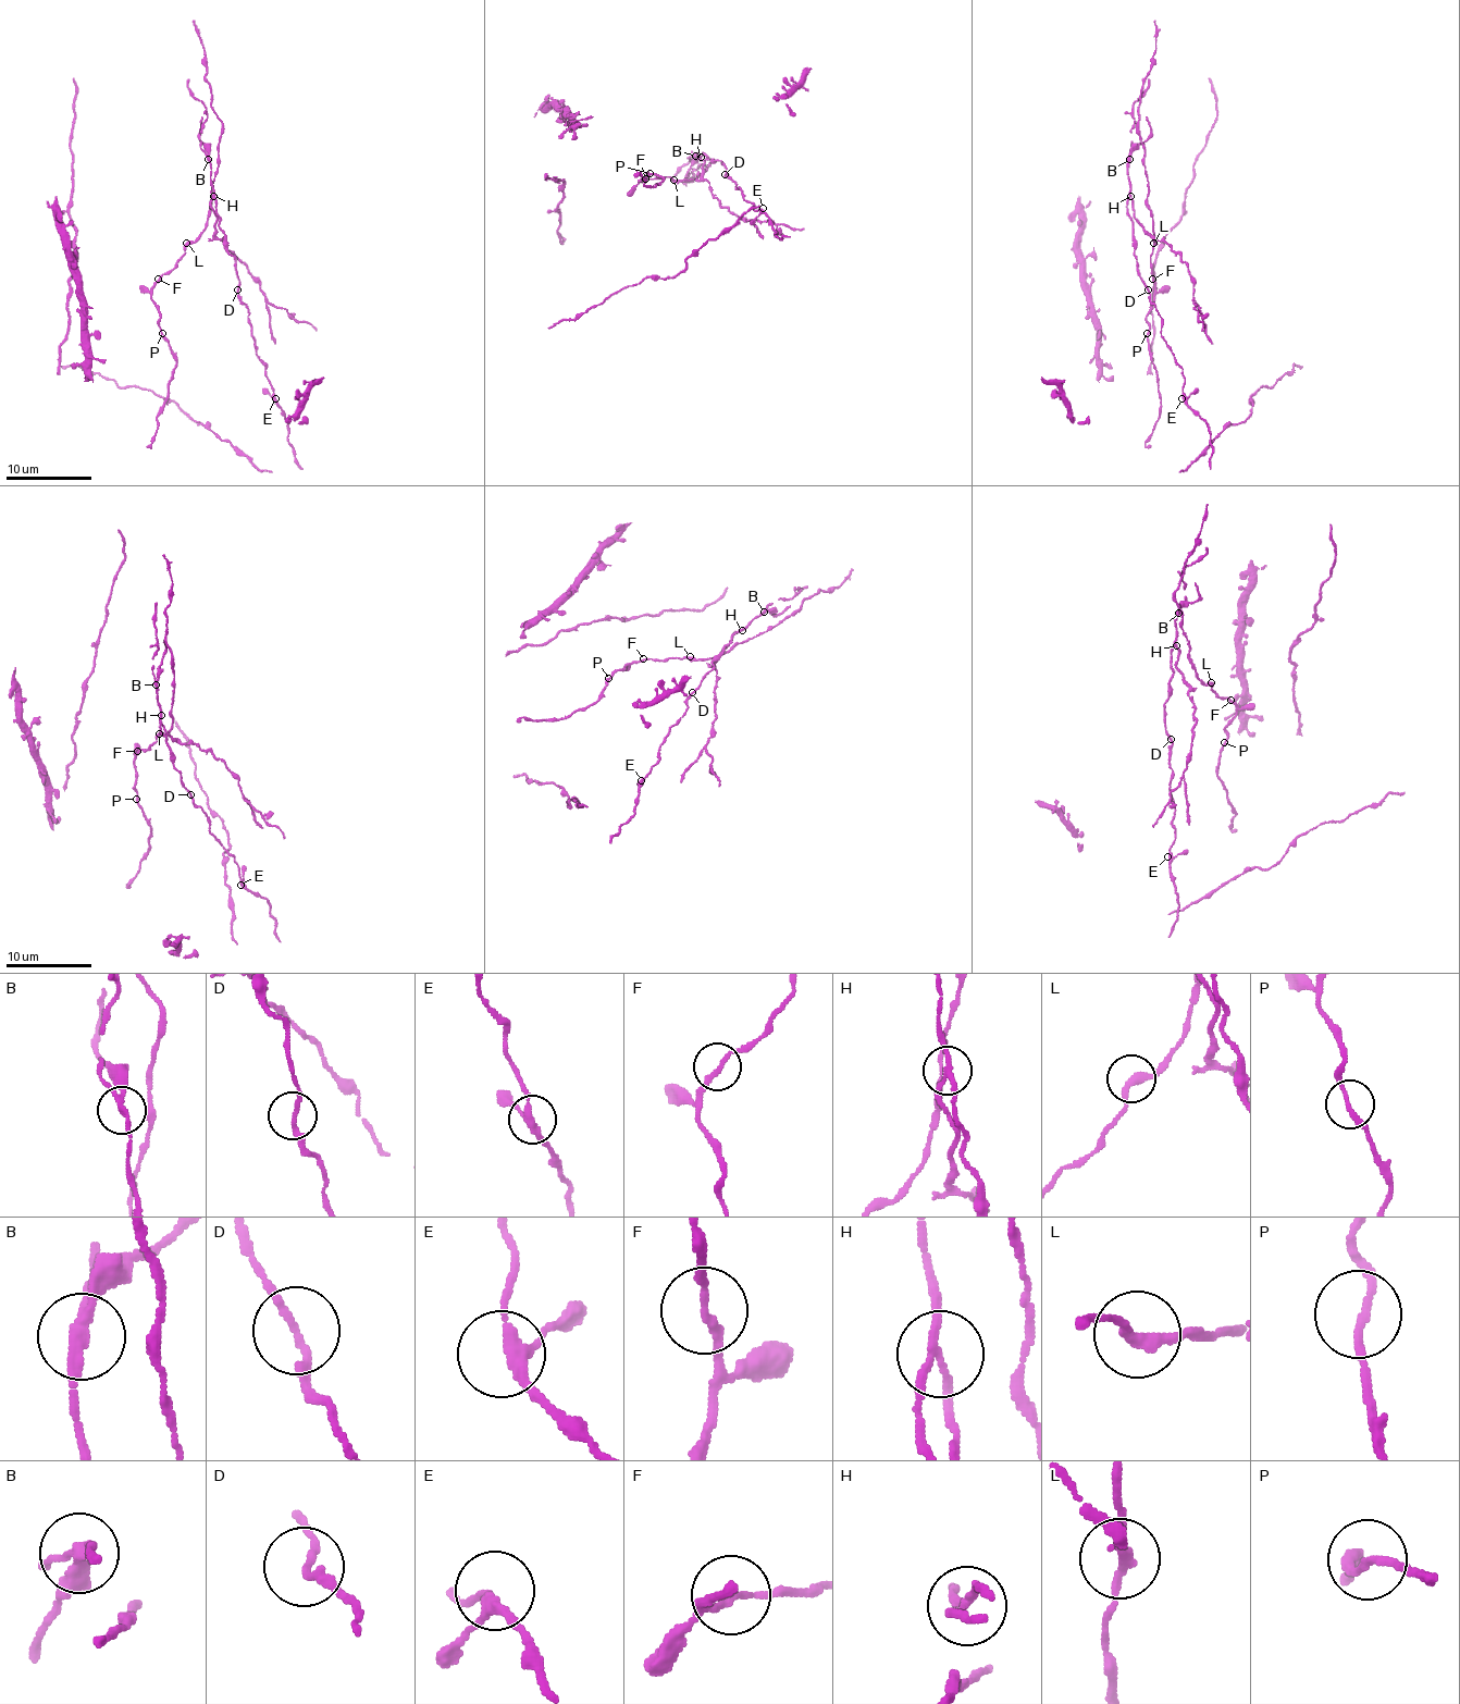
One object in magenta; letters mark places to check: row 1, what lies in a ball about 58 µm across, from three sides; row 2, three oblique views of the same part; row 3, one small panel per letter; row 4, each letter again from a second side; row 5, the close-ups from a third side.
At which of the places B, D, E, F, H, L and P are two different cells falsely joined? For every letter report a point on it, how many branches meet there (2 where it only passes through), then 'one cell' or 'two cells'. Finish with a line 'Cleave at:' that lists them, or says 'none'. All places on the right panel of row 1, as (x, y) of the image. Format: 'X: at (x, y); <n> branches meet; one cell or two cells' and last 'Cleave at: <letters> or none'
B: at (1129, 159); 3 branches meet; two cells
D: at (1148, 289); 2 branches meet; one cell
E: at (1182, 398); 3 branches meet; one cell
F: at (1152, 279); 2 branches meet; one cell
H: at (1130, 196); 3 branches meet; two cells
L: at (1153, 243); 2 branches meet; one cell
P: at (1147, 333); 2 branches meet; one cell
Cleave at: B, H

